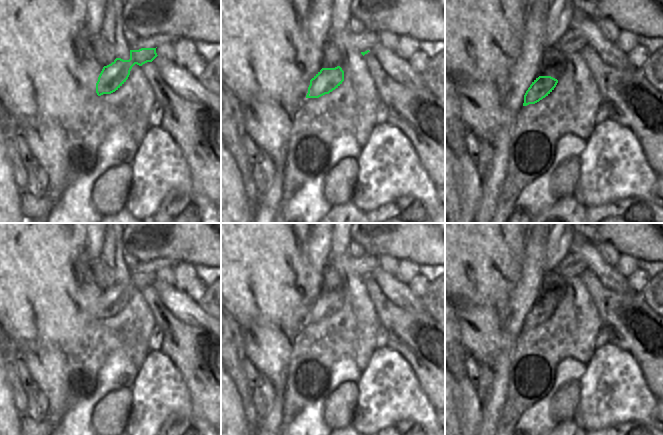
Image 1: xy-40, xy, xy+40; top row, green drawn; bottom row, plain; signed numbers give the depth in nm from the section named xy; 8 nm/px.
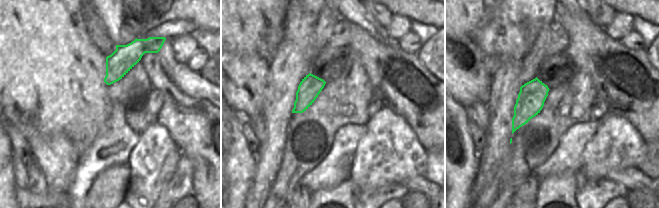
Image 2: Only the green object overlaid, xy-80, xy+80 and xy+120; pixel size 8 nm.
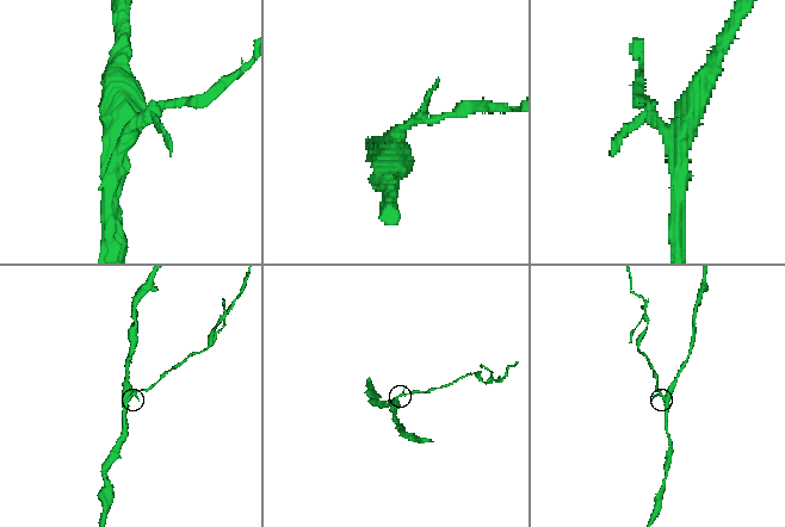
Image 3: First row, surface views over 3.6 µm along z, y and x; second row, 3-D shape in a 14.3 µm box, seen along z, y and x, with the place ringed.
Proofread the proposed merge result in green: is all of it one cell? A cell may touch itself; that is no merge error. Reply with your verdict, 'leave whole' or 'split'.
leave whole

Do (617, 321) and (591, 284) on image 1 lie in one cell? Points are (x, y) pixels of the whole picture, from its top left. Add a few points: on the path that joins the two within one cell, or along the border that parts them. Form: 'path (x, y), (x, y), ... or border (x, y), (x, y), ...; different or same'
path (610, 312), (604, 306), (604, 299), (598, 293); same

